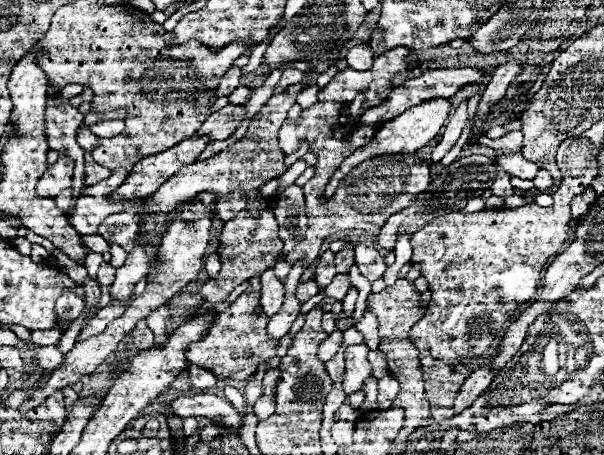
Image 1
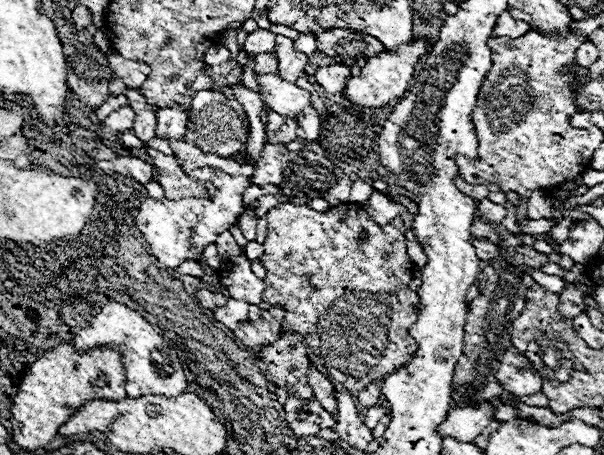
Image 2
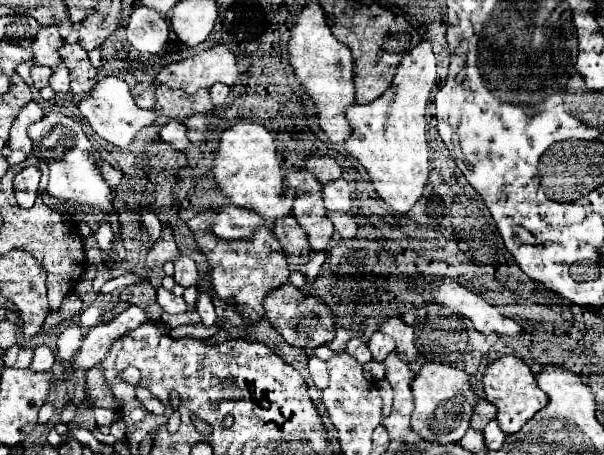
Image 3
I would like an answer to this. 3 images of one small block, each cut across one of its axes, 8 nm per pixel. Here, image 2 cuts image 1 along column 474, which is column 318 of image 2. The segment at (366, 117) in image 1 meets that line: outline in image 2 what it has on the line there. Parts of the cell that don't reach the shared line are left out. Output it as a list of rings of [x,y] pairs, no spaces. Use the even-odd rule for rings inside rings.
[[[332,64],[332,66],[324,66],[318,68],[314,78],[316,82],[324,88],[324,92],[328,94],[340,94],[346,86],[346,80],[350,78],[350,66],[346,64]]]

